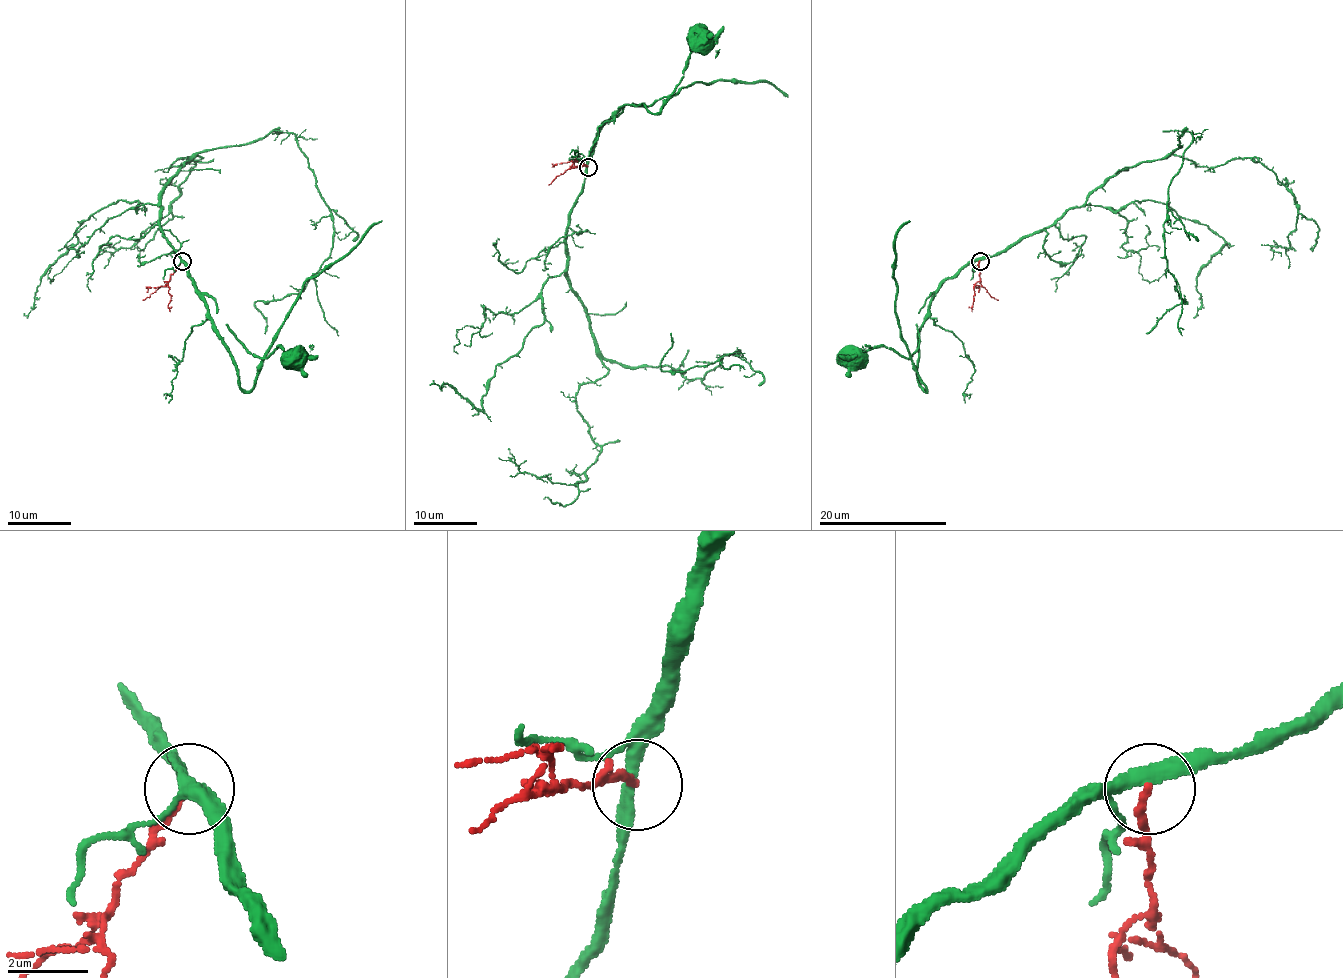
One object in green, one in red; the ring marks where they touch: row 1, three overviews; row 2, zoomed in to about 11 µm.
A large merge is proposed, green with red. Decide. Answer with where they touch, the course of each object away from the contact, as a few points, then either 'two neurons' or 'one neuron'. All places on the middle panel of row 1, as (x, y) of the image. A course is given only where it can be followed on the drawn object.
place (588, 167); course green (587, 166), (594, 137), (622, 105), (643, 104), (653, 113), (659, 112), (688, 56), (704, 40); course red (587, 166), (573, 166), (549, 185); two neurons

